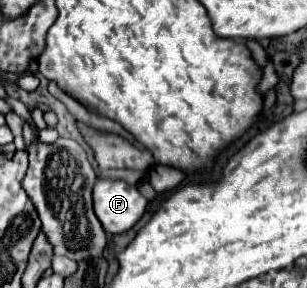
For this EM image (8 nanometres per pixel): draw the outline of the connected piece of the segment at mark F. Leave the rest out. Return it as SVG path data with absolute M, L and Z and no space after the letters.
M97 179L93 187L95 215L107 233L129 231L145 213L147 199L121 179Z

